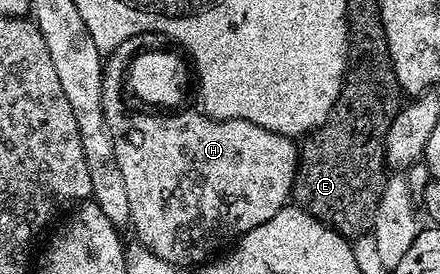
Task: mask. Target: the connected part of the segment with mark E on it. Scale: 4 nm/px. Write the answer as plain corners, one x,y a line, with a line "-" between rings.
366,33
364,57
356,63
354,73
344,72
340,96
332,106
328,119
321,127
303,136
299,144
296,180
292,186
292,199
295,206
301,207
306,213
325,223
327,227
332,227
339,235
357,237
369,234
386,182
384,162
386,133
390,133
390,121
394,121
401,106
402,92
396,75
388,69
387,51
384,51
382,33

